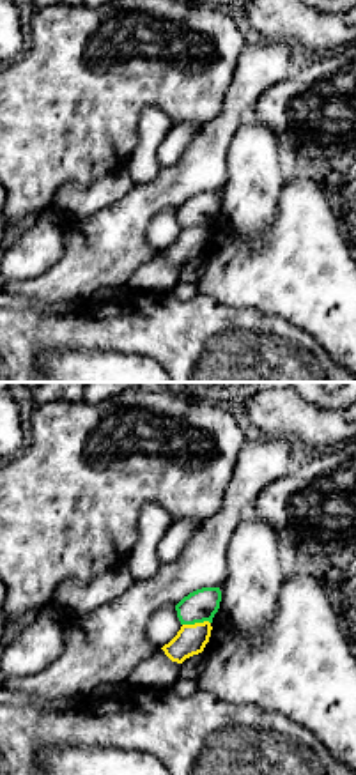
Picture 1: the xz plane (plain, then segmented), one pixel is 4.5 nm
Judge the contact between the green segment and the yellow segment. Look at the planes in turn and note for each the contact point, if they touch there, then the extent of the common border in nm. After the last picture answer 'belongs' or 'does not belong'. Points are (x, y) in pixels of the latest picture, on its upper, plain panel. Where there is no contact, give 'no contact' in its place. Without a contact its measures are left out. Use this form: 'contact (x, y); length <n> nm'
contact (195, 225); length 130 nm

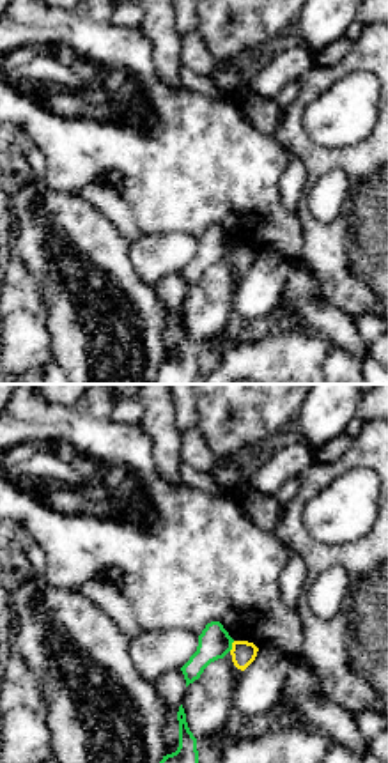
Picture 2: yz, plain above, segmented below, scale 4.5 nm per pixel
contact (231, 250); length 50 nm

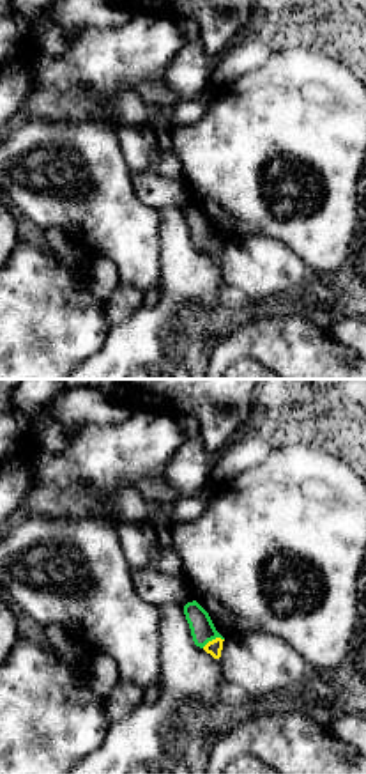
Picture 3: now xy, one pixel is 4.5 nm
contact (213, 241); length 110 nm

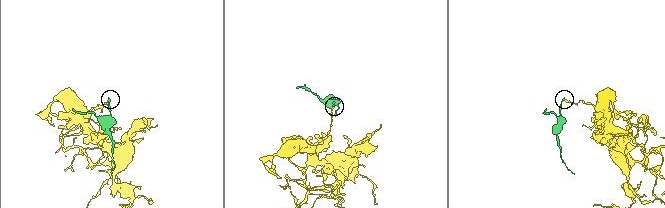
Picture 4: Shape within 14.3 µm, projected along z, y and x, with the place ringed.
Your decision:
does not belong

